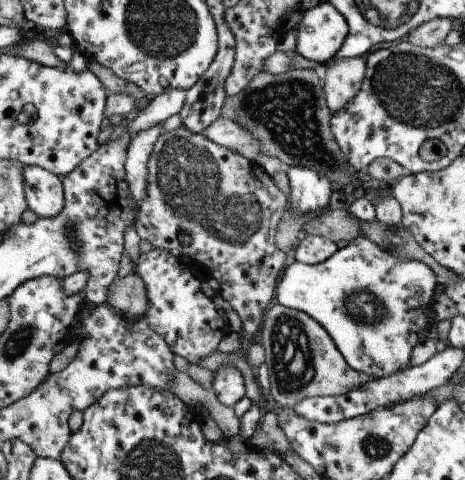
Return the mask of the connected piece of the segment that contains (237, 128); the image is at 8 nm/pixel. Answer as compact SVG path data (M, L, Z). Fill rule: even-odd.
M222 116L209 124L209 127L203 128L201 134L216 144L235 150L249 161L254 161L260 152L263 153L259 148L262 140L254 137L250 128Z

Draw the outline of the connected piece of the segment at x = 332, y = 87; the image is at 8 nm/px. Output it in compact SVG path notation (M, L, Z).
M362 57L332 59L326 67L324 90L332 116L356 96L365 77L365 62Z

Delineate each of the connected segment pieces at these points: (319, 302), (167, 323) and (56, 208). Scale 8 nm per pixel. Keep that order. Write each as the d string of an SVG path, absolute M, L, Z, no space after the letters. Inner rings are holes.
M360 236L324 262L310 266L292 260L278 280L275 299L282 306L305 312L319 322L354 370L379 379L410 367L414 345L425 339L430 324L437 322L431 306L438 283L437 274L424 262L396 258L390 251Z
M153 249L140 254L137 260L138 275L144 281L148 308L144 318L159 334L170 350L188 362L196 363L213 353L220 340L229 332L229 327L214 307L212 298L206 296L200 287L201 282L193 273L184 268L173 254Z
M36 165L23 170L28 209L38 218L54 218L65 207L63 179Z

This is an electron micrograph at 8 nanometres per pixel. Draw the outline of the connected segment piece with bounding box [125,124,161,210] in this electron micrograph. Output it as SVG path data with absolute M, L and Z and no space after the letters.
M161 124L139 131L132 137L127 148L125 160L125 179L133 198L135 208L139 210L147 193L147 164L151 159L153 146L161 135Z

